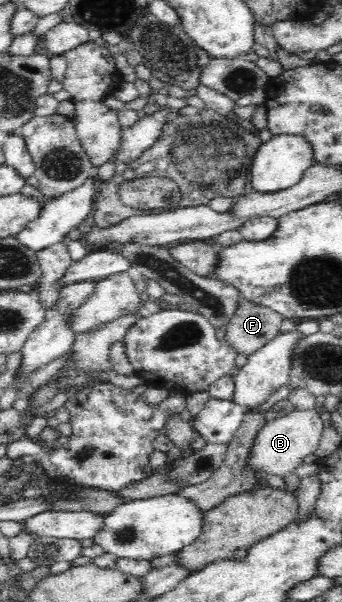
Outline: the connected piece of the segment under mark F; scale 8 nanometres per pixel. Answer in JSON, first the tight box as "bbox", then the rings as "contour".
{"bbox":[225,292,284,356],"contour":[[[241,292],[235,302],[235,312],[225,327],[225,338],[237,352],[249,356],[281,331],[284,317],[270,306],[253,301]]]}

